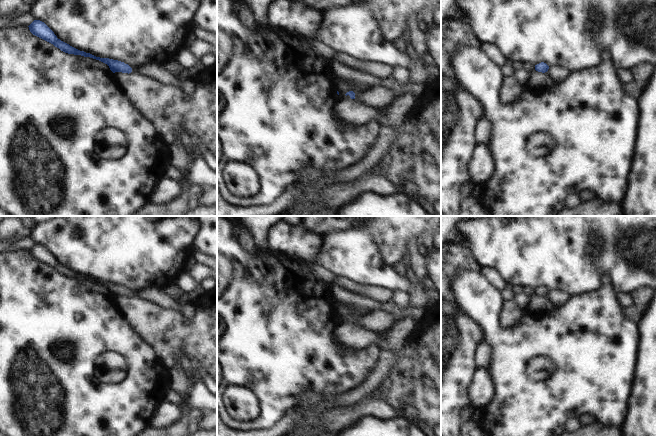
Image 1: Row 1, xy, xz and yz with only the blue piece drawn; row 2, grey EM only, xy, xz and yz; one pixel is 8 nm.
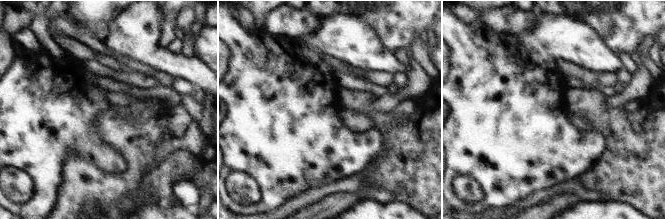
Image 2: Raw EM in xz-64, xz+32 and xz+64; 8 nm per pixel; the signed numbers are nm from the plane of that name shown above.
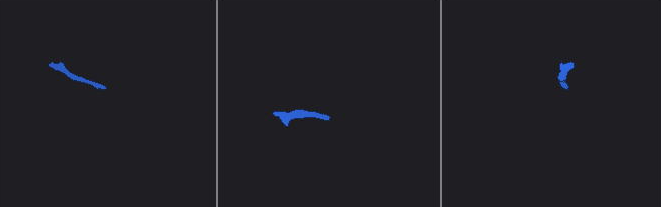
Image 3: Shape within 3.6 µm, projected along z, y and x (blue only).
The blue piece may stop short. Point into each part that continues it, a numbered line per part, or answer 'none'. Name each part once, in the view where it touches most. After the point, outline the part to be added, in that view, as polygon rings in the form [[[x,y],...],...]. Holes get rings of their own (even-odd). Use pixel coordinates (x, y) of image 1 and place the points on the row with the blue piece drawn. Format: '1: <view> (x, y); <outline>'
1: xy (155, 71); [[[150,63],[141,67],[135,67],[132,68],[132,72],[150,77],[161,84],[175,86],[181,89],[177,75],[168,72],[159,64]]]

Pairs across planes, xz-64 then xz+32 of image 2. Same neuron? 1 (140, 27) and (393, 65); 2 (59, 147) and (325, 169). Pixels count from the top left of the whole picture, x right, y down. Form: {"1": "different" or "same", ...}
{"1": "same", "2": "same"}

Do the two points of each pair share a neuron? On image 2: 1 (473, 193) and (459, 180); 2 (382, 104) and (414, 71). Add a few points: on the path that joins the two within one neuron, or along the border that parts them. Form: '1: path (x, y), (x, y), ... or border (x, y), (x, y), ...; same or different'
1: path (470, 191), (462, 183); same
2: path (393, 101), (400, 97), (414, 82); same

